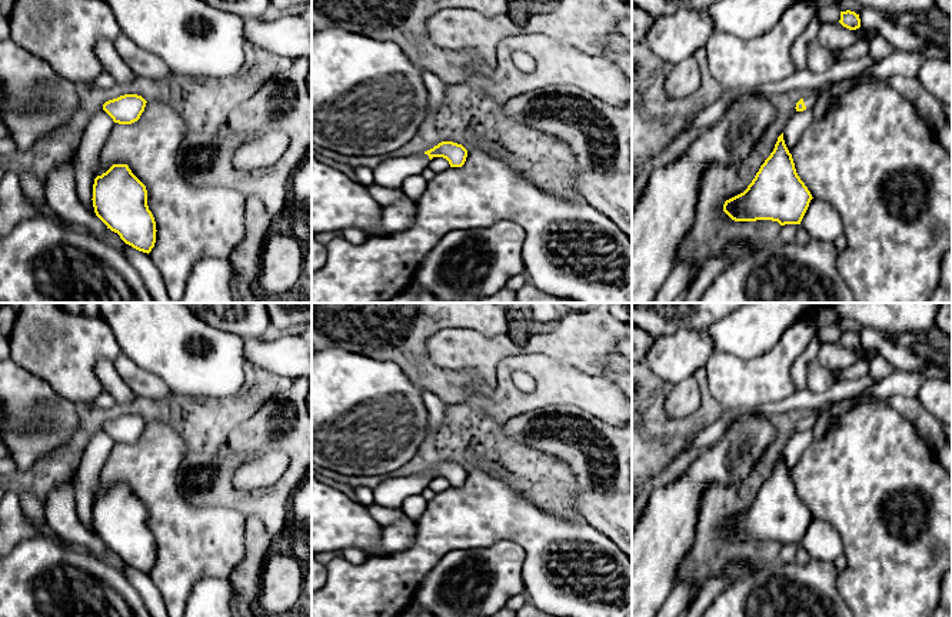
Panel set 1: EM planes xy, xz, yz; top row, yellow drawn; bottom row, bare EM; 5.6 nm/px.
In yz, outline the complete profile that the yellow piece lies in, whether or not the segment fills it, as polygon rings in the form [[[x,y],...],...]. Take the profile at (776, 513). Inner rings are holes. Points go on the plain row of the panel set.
[[[782,453],[752,503],[743,513],[726,520],[723,531],[735,541],[800,544],[812,518],[796,493]]]

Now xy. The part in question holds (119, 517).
[[[113,484],[93,504],[96,536],[133,568],[150,573],[156,563],[156,541],[147,526],[146,506],[127,484]]]

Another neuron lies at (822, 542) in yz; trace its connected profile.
[[[812,518],[800,541],[810,558],[833,563],[843,556],[843,543],[839,533],[826,521]]]

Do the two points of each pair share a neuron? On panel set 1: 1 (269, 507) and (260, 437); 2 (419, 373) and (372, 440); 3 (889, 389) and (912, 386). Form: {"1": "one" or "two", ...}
{"1": "one", "2": "two", "3": "one"}

